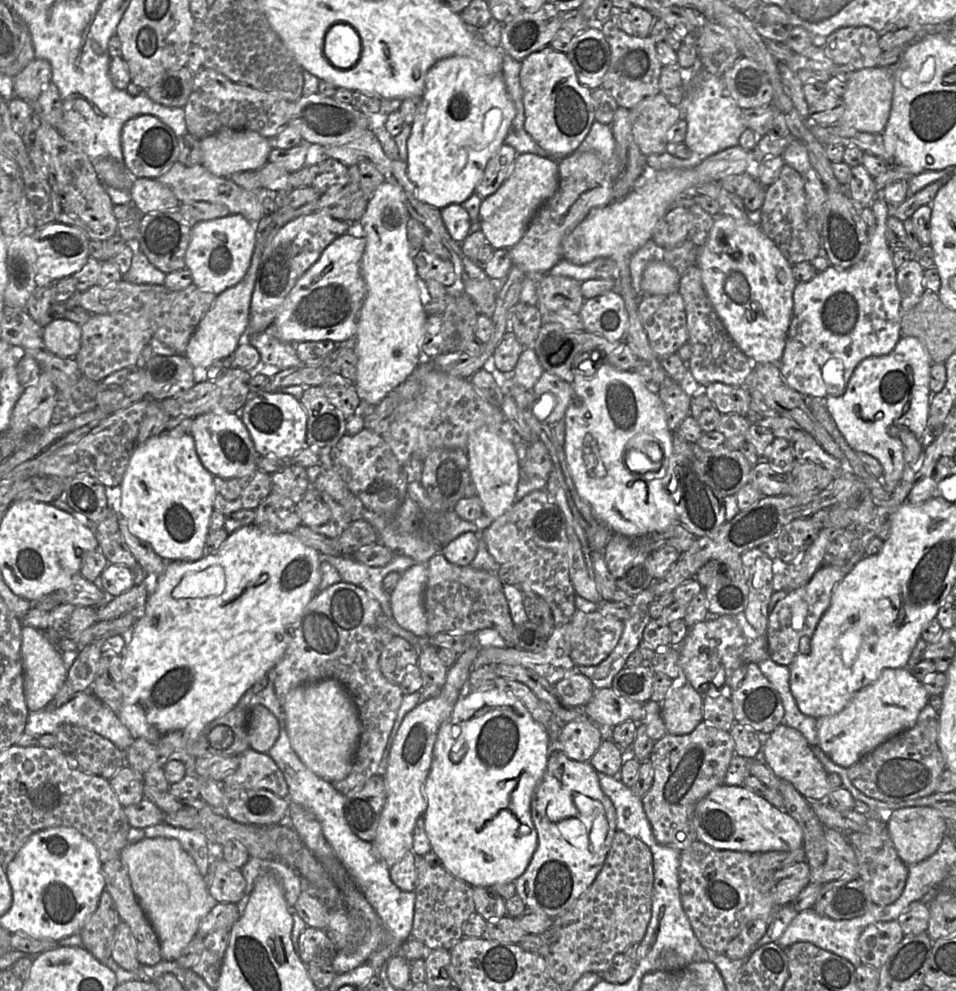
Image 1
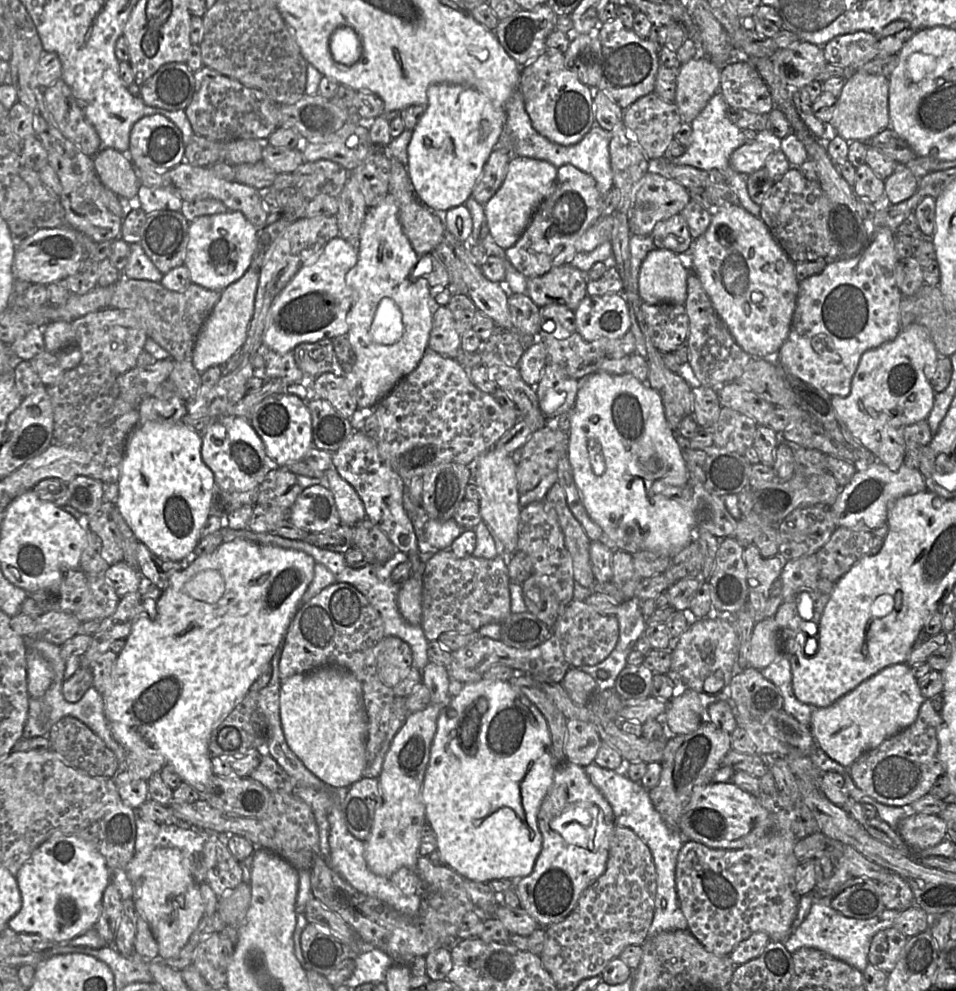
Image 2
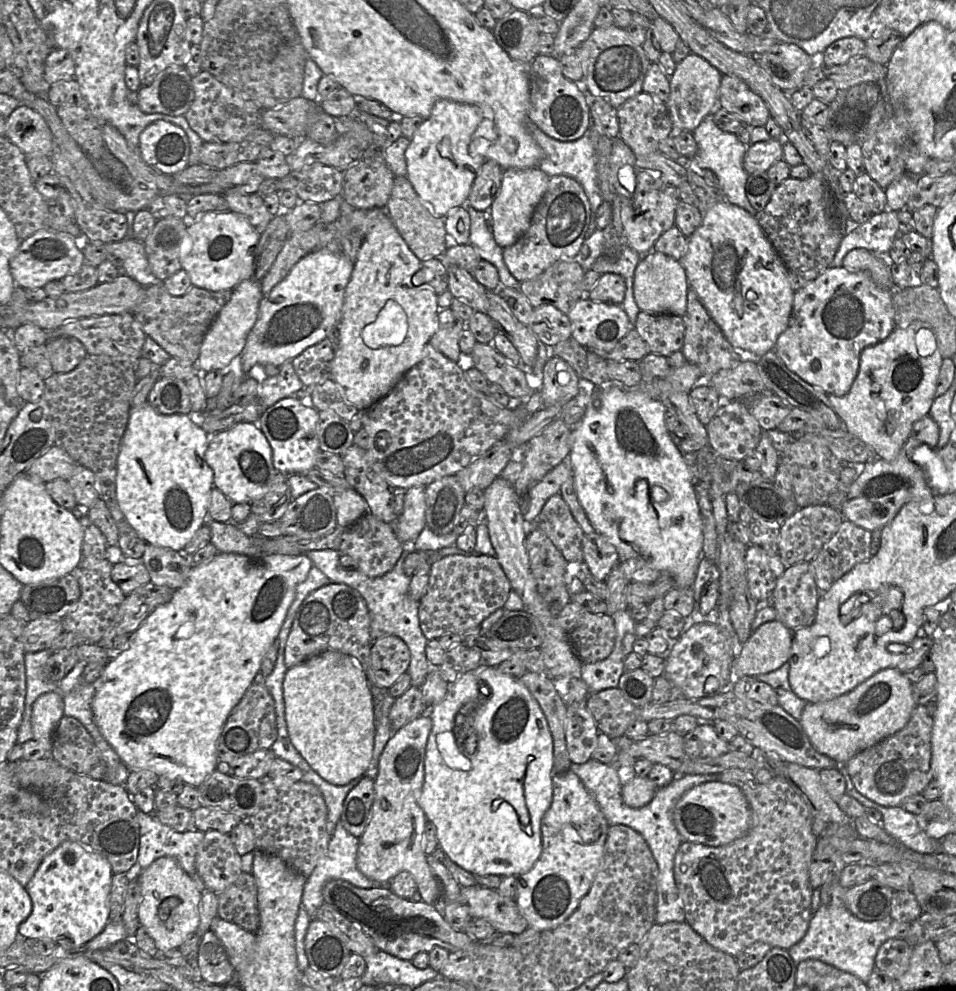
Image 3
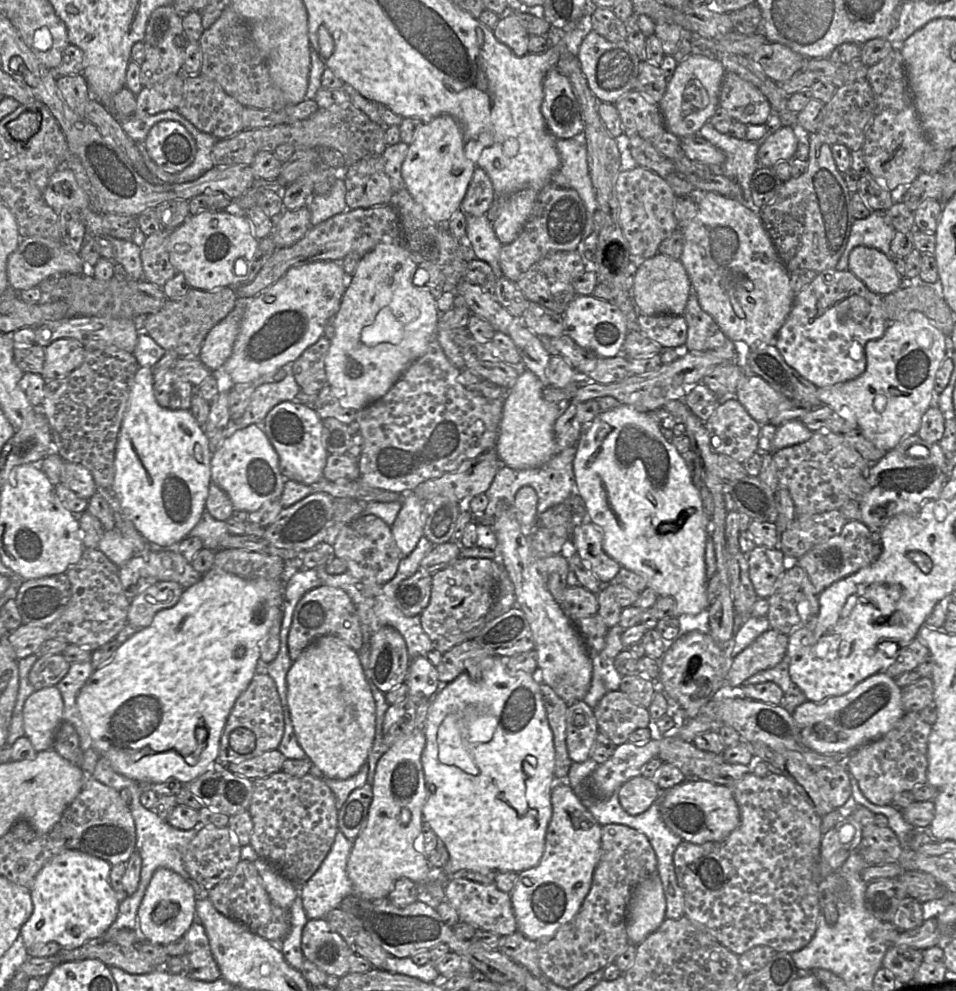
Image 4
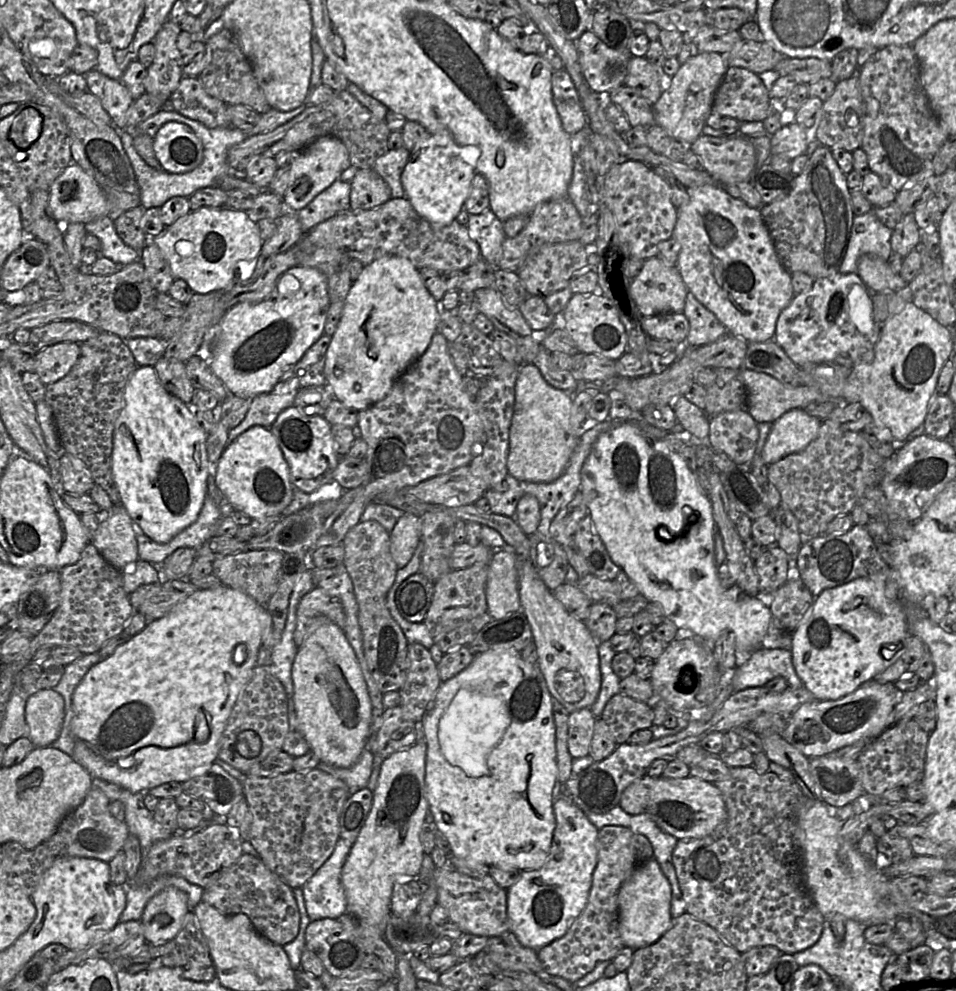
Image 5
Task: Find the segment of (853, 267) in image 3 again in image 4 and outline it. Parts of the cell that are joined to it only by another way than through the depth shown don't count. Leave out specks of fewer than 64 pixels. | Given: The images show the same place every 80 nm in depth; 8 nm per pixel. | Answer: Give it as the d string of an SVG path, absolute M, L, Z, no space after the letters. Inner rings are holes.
M855 247L849 255L848 270L880 296L898 290L903 282L891 259L875 248Z

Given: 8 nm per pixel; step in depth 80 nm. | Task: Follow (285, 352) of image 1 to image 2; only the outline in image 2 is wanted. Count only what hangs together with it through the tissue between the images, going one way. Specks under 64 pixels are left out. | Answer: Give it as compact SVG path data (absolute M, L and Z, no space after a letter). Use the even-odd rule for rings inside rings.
M262 344L257 354L264 359L266 379L281 379L286 385L303 382L303 374L294 360L293 351L279 354Z

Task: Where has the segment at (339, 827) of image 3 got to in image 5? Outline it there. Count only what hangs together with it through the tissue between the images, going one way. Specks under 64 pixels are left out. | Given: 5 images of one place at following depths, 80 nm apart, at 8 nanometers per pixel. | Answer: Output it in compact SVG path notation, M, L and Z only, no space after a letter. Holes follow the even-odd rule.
M340 838L330 857L302 886L306 911L311 921L337 919L347 912L341 870L352 845Z

